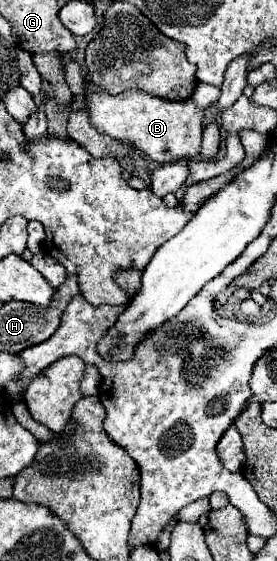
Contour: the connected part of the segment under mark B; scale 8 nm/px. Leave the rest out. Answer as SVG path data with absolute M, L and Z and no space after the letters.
M132 89L120 95L110 95L108 91L98 91L94 95L86 93L86 103L90 111L90 121L96 129L108 133L110 137L136 143L138 149L144 151L152 161L188 161L200 151L204 109L200 109L192 97L188 101L168 101L146 91Z

